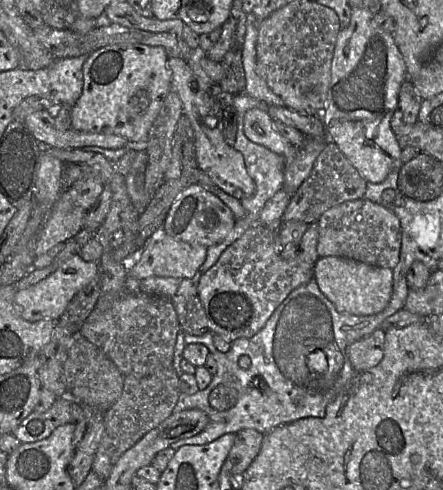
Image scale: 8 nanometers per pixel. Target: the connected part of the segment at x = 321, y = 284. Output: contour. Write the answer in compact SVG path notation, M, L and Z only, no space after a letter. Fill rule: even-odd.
M342 257L319 258L314 265L314 279L321 292L341 313L370 316L383 311L392 295L392 269L376 267Z

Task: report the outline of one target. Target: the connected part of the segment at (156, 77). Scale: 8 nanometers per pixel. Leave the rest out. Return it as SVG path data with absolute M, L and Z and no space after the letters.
M122 43L102 47L88 55L83 65L83 90L72 107L71 128L86 133L113 134L132 143L145 143L150 127L171 90L171 70L162 46Z

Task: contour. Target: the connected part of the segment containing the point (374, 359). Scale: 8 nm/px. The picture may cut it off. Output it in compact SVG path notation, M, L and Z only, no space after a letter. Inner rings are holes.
M377 329L370 335L357 340L347 348L347 357L356 373L378 365L384 353L385 333Z

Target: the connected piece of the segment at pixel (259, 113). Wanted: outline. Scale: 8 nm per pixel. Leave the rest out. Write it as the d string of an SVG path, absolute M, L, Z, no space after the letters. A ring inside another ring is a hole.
M258 108L249 109L244 115L243 131L251 142L282 156L284 166L295 154L295 148L291 143L273 129L272 119L265 111Z

